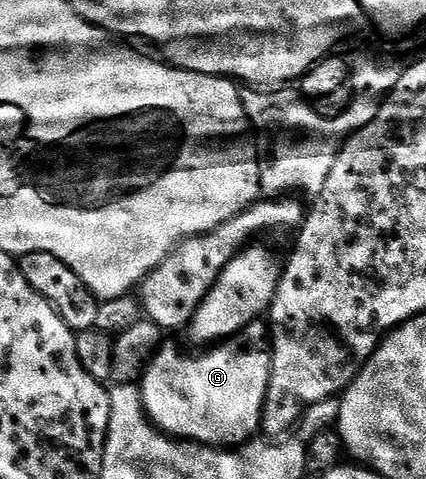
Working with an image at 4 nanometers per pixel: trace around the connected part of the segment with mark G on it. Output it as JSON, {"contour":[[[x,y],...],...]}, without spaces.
{"contour":[[[239,341],[209,348],[212,350],[200,358],[187,357],[167,347],[153,356],[142,374],[142,409],[160,433],[172,439],[187,439],[200,447],[239,447],[261,432],[264,400],[272,374],[272,355],[267,348],[259,349],[248,341]]]}

